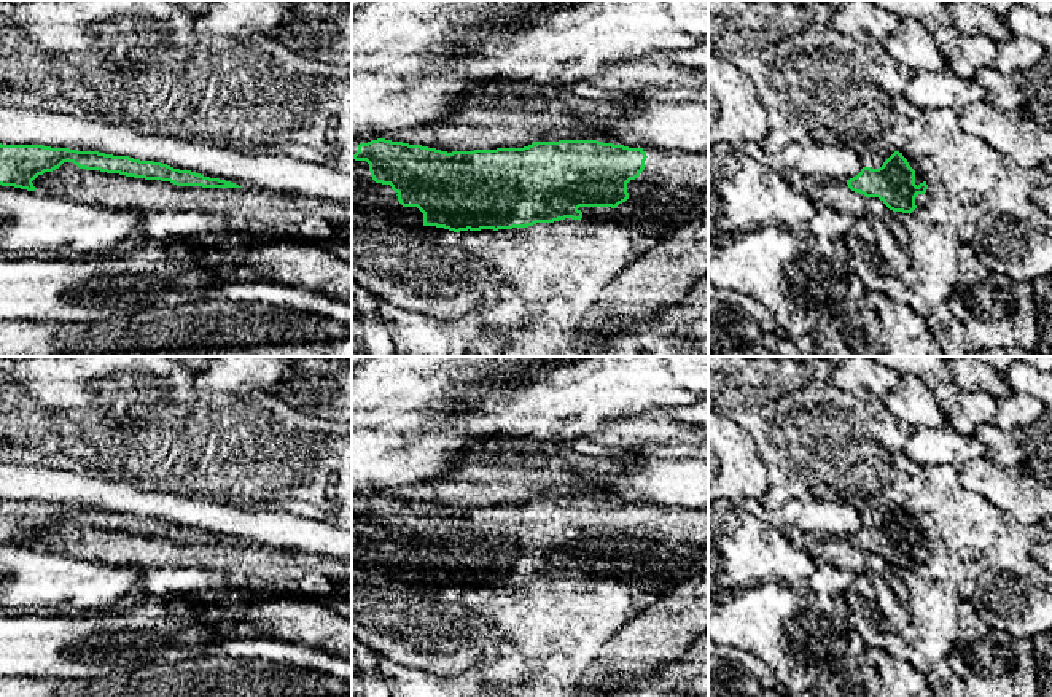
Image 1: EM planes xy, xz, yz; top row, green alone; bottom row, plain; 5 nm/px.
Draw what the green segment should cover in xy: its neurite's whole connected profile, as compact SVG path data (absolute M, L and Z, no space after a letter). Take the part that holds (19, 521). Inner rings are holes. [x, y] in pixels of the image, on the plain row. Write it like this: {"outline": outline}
{"outline": "M0 500L0 541L35 547L33 536L45 528L73 519L80 525L119 530L134 535L170 538L177 543L242 544L236 539L204 533L167 520L140 517L129 512L113 512L99 508L78 508L43 501Z"}

